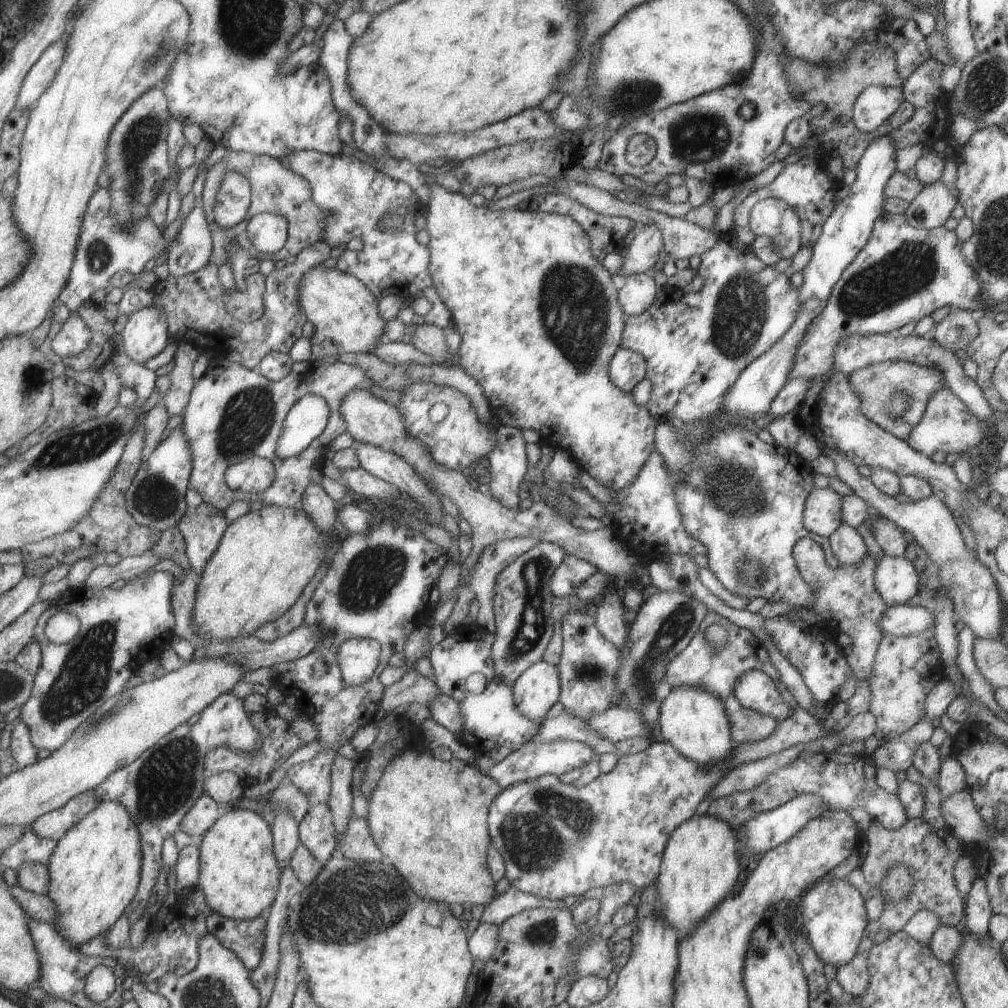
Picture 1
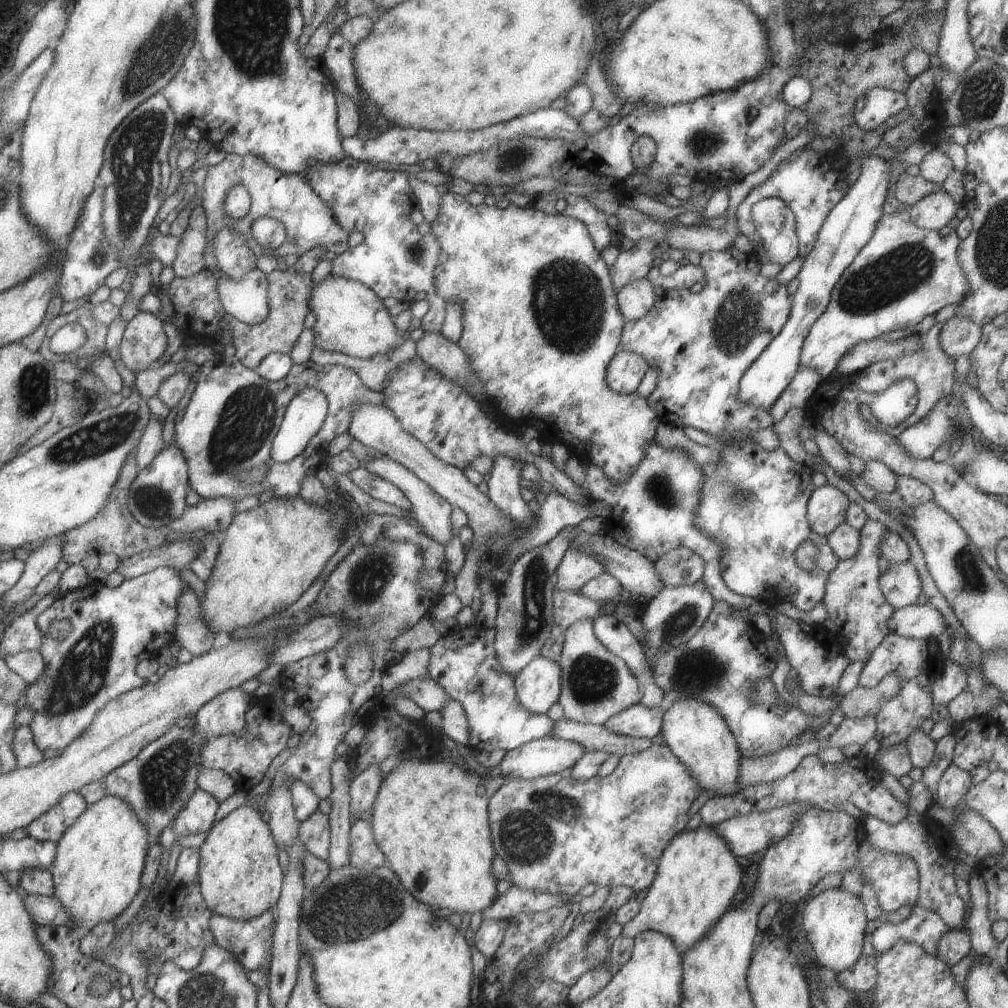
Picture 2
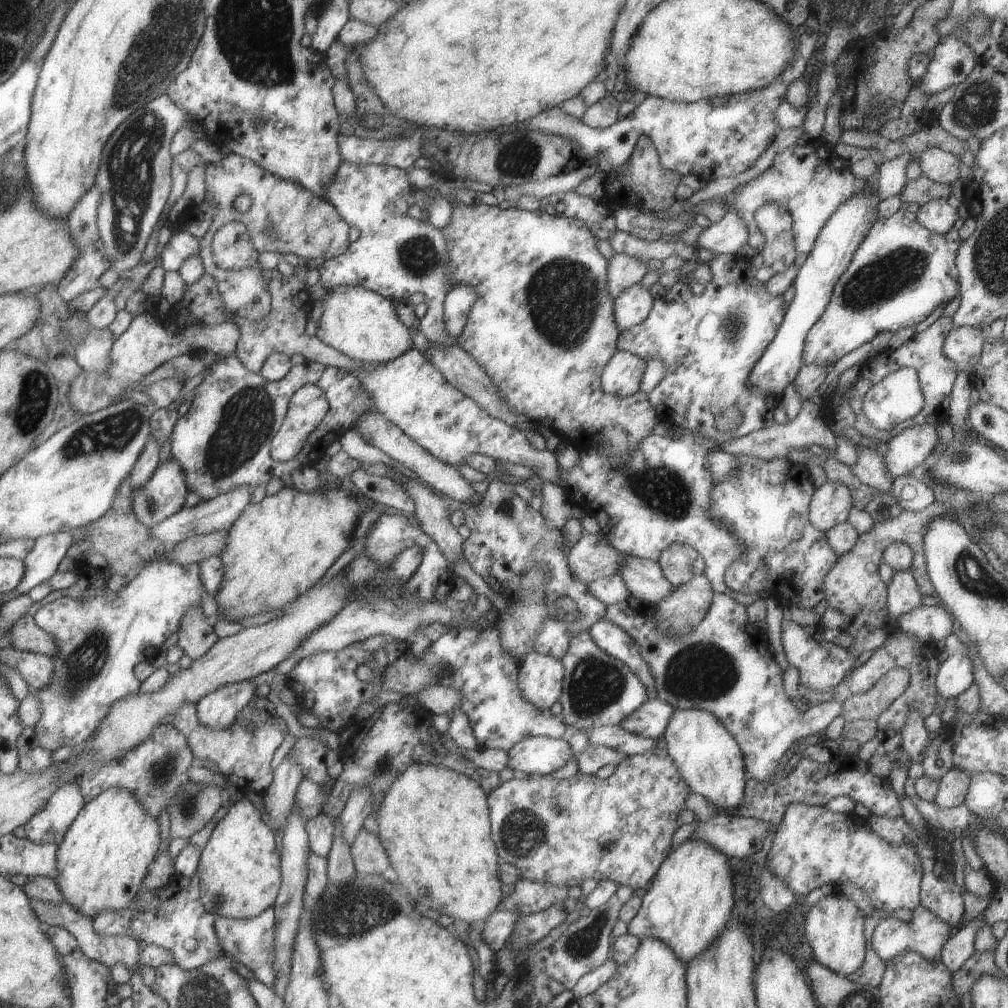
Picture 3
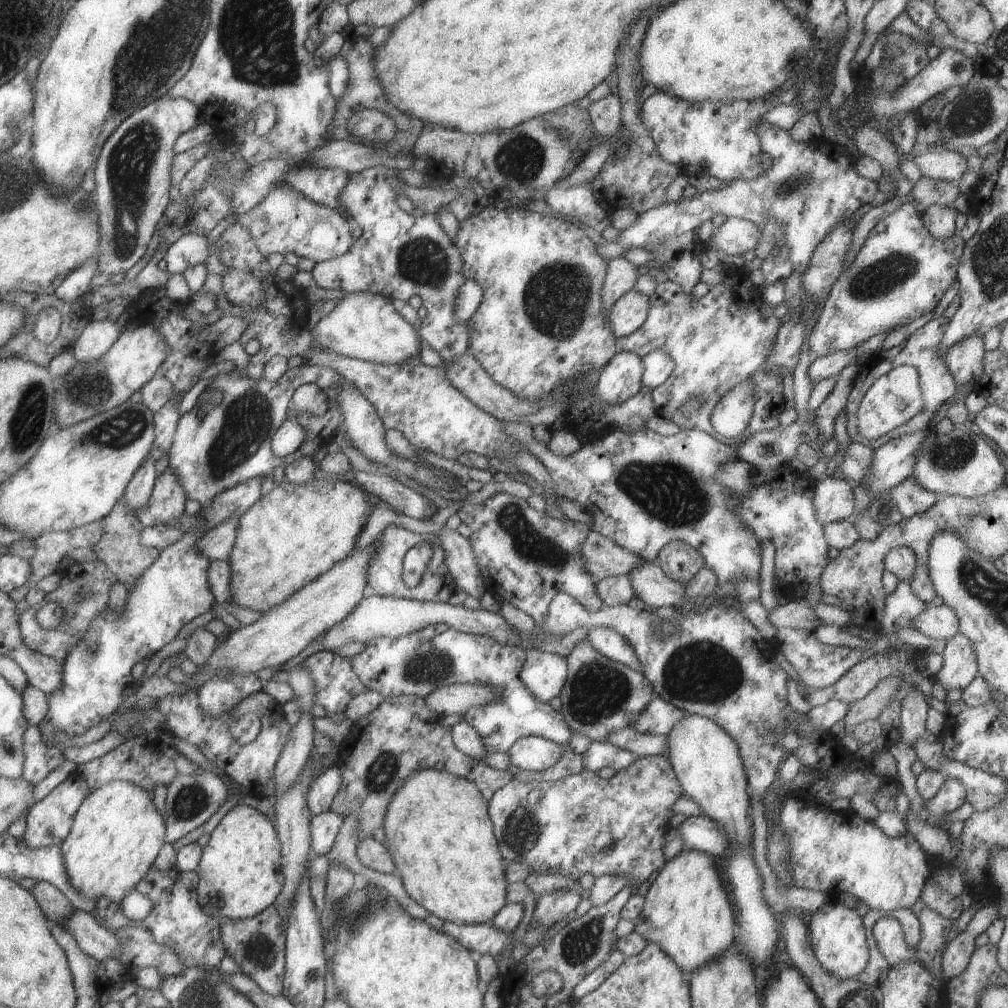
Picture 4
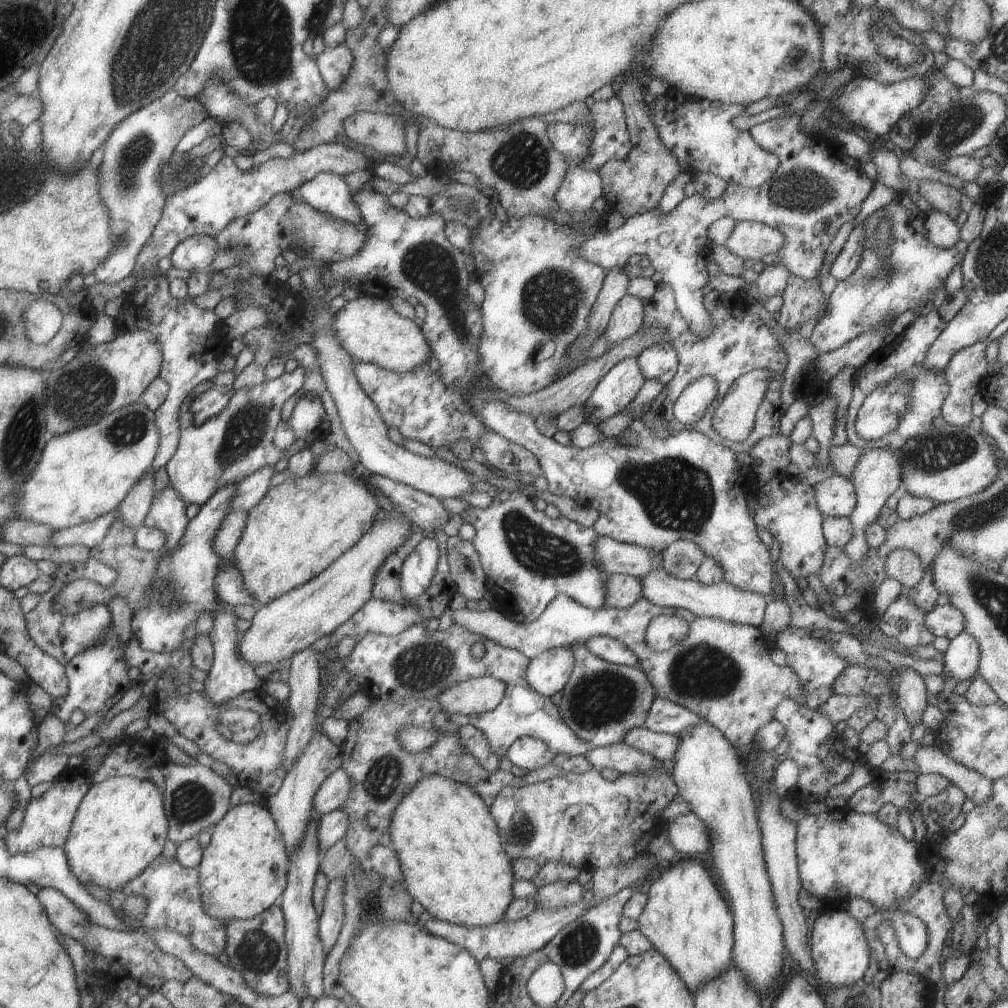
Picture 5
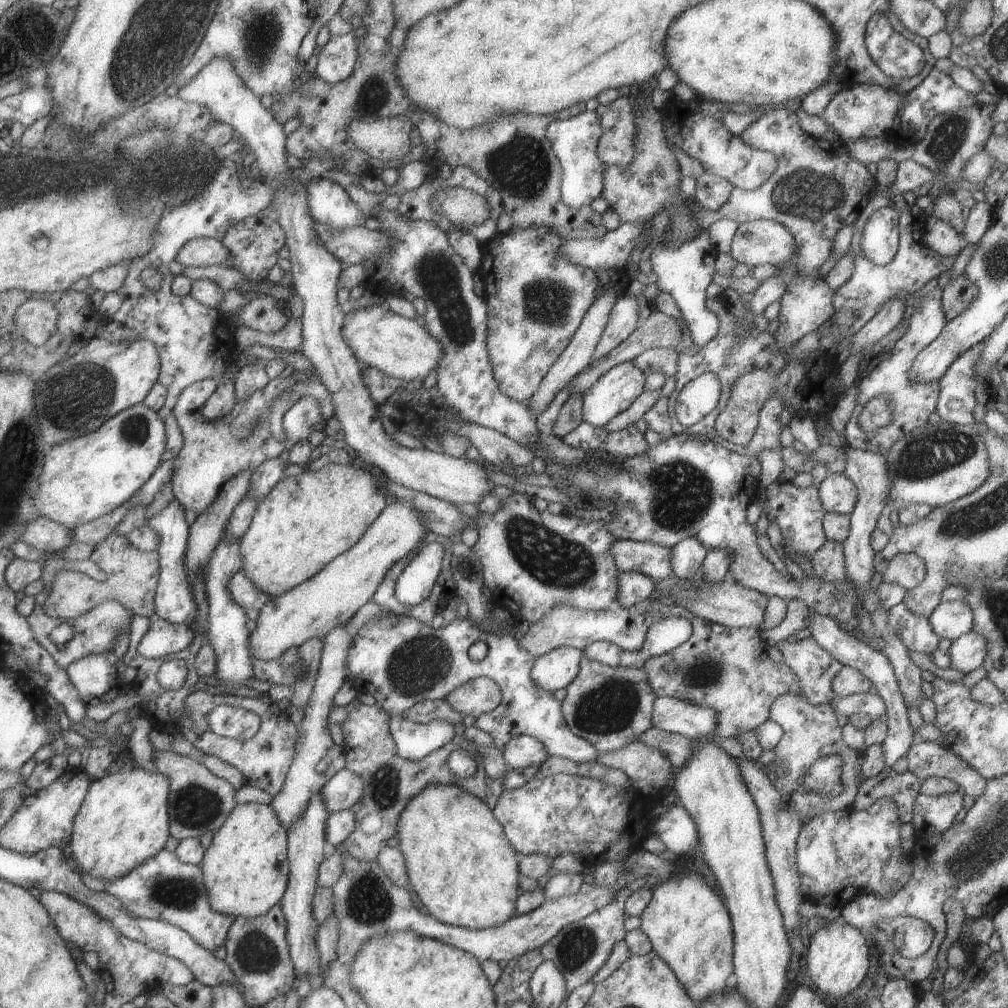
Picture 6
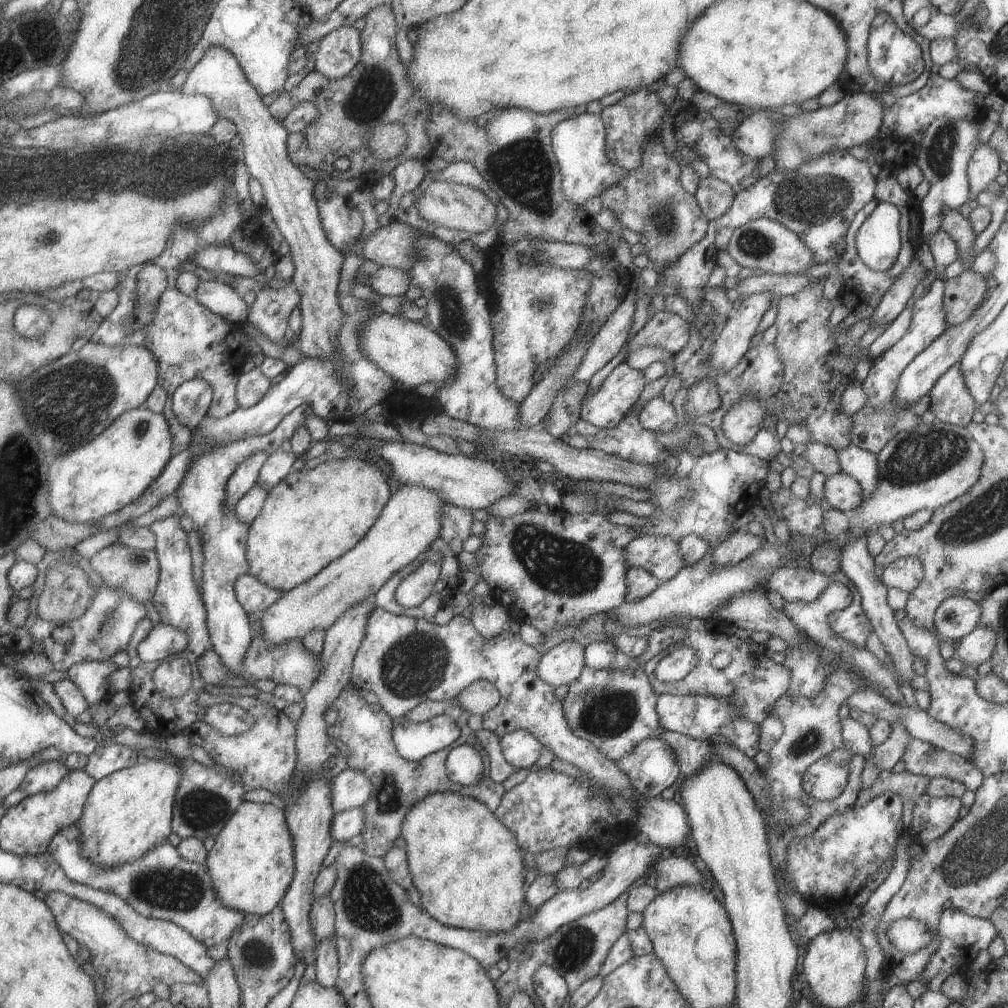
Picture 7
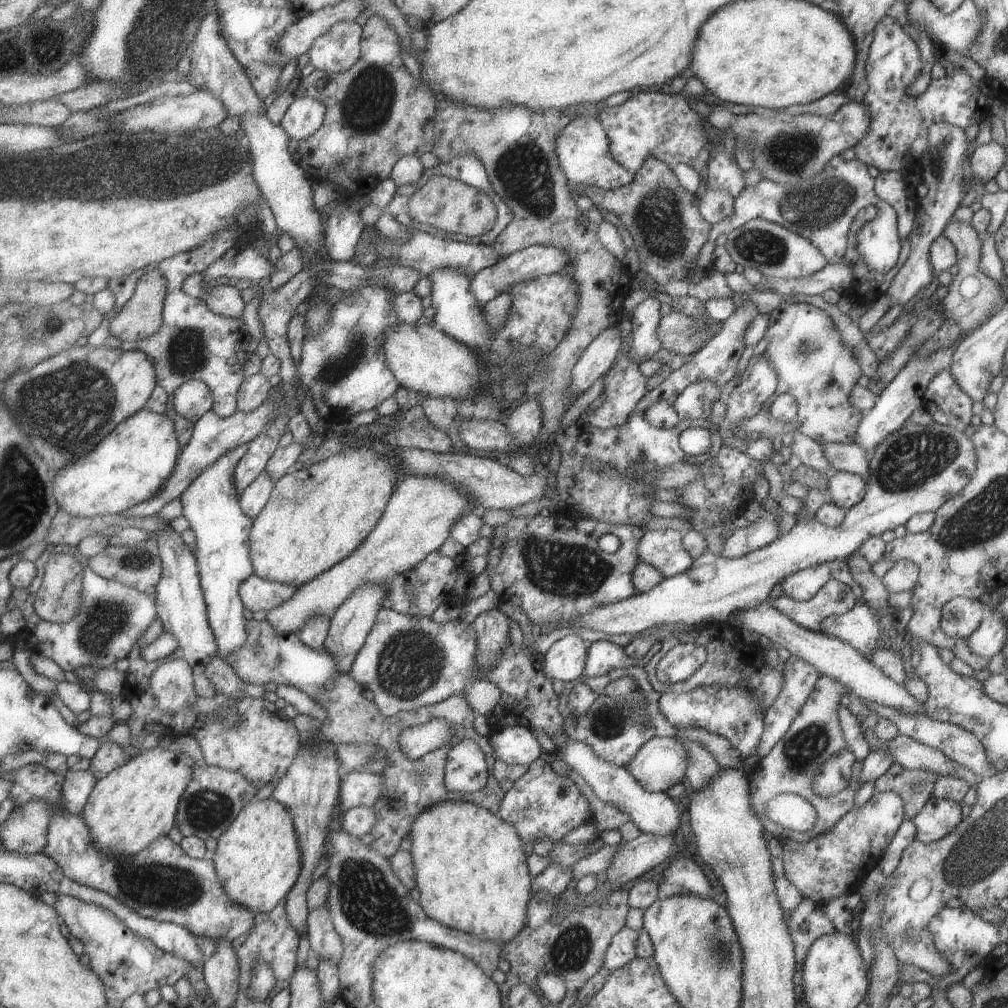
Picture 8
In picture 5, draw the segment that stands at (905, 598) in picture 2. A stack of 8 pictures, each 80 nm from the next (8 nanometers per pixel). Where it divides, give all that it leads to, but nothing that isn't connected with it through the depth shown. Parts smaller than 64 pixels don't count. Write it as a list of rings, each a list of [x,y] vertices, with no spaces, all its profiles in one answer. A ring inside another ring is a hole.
[[[903,588],[899,596],[882,612],[877,630],[881,630],[884,636],[898,640],[905,647],[931,644],[934,636],[924,625],[925,613],[911,602],[907,589]]]

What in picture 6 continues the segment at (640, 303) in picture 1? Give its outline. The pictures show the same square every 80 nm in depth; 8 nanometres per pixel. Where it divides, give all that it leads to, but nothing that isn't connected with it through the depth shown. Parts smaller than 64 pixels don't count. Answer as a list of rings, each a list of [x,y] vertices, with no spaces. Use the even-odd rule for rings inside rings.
[[[627,294],[620,296],[611,307],[607,324],[601,333],[598,343],[595,345],[591,361],[604,357],[604,354],[607,354],[619,342],[625,340],[639,324],[637,319],[635,297]]]

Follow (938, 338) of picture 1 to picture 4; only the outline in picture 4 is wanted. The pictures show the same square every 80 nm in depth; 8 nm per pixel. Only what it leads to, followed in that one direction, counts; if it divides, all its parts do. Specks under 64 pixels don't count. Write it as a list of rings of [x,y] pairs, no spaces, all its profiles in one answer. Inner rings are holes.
[[[976,332],[953,341],[947,347],[944,361],[956,382],[956,388],[962,384],[970,384],[970,392],[972,391],[972,385],[982,373],[985,351],[983,336]]]

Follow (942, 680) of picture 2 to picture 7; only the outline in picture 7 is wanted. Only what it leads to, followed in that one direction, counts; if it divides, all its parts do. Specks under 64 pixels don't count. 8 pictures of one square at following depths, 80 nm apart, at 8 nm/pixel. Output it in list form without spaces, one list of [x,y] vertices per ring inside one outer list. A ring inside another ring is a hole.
[[[977,625],[971,632],[955,642],[953,658],[962,661],[964,666],[975,667],[989,660],[995,646],[995,637],[990,628]]]

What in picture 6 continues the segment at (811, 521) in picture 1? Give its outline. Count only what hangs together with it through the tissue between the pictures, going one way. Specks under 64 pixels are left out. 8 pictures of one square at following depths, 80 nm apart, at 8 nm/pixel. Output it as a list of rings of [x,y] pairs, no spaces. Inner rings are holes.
[[[829,473],[818,485],[818,497],[826,513],[851,514],[857,493],[854,484],[844,473]]]

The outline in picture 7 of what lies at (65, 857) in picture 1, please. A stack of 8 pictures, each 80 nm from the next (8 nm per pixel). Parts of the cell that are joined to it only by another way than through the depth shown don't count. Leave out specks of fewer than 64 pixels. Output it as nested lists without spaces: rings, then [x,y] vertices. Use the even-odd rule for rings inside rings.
[[[170,754],[165,759],[139,759],[135,766],[114,771],[96,780],[88,792],[81,816],[73,825],[78,828],[78,854],[95,866],[103,869],[113,869],[125,863],[136,861],[149,849],[167,840],[171,832],[173,795],[176,791],[180,770],[176,764],[177,758]]]

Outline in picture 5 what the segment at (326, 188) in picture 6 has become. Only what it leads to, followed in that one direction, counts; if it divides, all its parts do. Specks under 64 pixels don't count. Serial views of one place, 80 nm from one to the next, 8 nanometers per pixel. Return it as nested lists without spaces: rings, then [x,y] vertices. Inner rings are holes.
[[[330,172],[317,173],[302,182],[295,192],[315,210],[355,225],[360,220],[360,214],[350,200],[350,190],[343,177]]]

